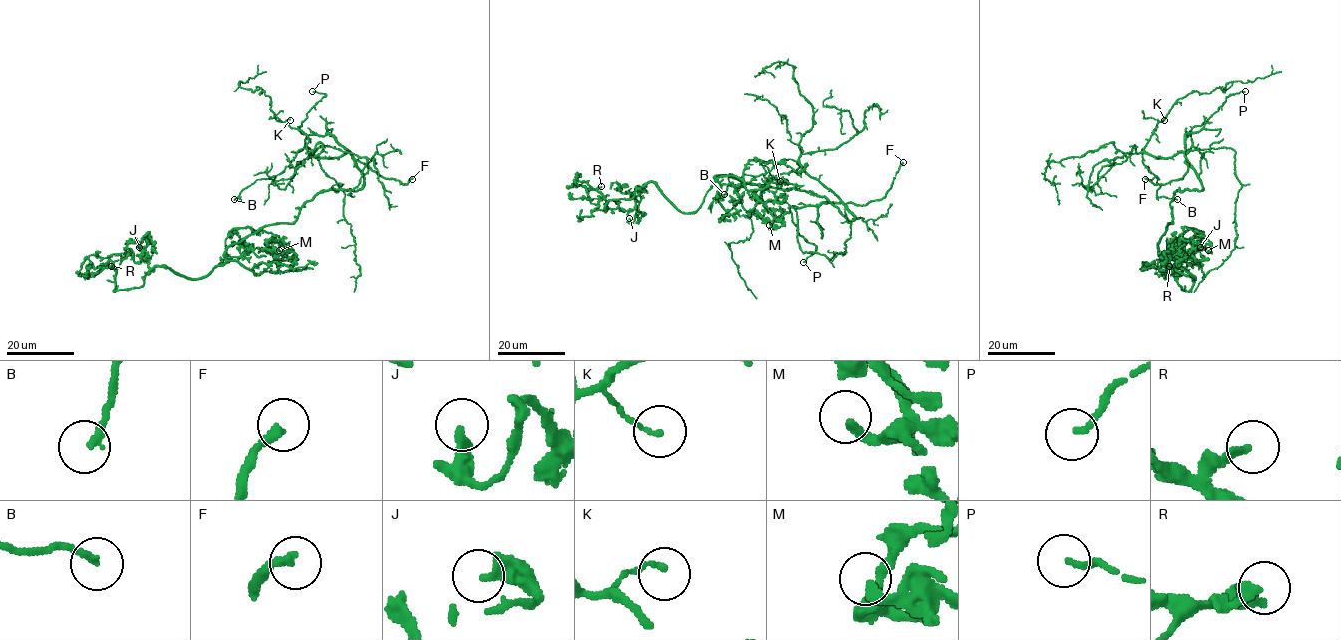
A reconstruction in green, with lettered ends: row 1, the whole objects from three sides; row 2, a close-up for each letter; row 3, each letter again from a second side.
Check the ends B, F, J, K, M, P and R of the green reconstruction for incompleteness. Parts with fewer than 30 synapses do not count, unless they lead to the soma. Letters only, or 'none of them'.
F

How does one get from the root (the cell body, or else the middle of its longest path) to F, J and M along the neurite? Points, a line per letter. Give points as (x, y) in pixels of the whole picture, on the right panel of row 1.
F: (1173, 194), (1203, 189), (1198, 174), (1186, 160), (1187, 171), (1182, 179), (1166, 184), (1145, 179)
J: (1173, 194), (1160, 258), (1195, 278), (1165, 266), (1193, 238), (1200, 247)
M: (1173, 194), (1160, 257), (1182, 252), (1178, 238), (1192, 228), (1185, 226), (1208, 250)

